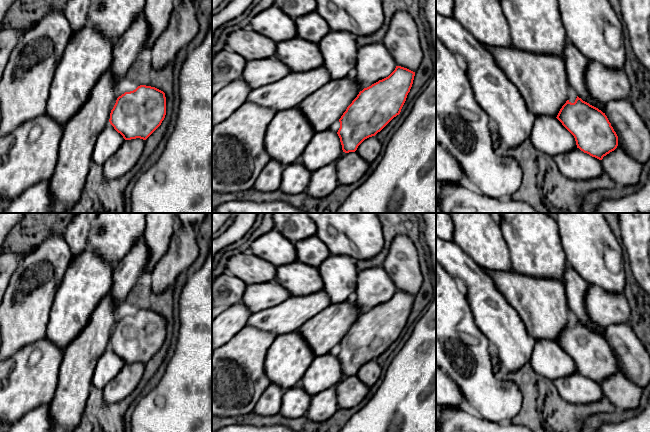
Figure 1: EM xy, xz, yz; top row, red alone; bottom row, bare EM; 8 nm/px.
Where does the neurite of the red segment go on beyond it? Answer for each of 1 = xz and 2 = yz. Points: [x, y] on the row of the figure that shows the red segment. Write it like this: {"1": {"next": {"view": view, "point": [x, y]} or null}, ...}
{"1": {"next": {"view": "xz", "point": [334, 127]}}, "2": {"next": {"view": "yz", "point": [572, 95]}}}

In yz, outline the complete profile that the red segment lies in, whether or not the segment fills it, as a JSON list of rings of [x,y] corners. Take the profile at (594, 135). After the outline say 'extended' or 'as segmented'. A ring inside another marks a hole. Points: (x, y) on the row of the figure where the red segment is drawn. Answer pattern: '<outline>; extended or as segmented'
[[[571,86],[568,88],[568,100],[556,118],[574,136],[577,148],[592,157],[602,160],[618,146],[618,136],[605,113],[579,98]]]; extended

